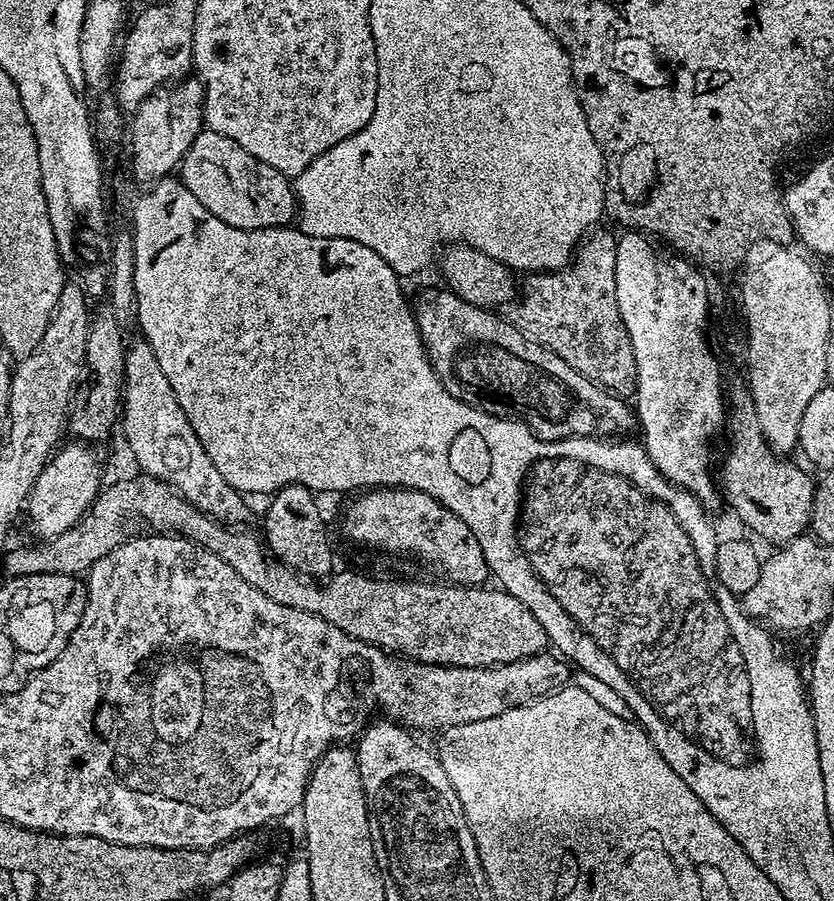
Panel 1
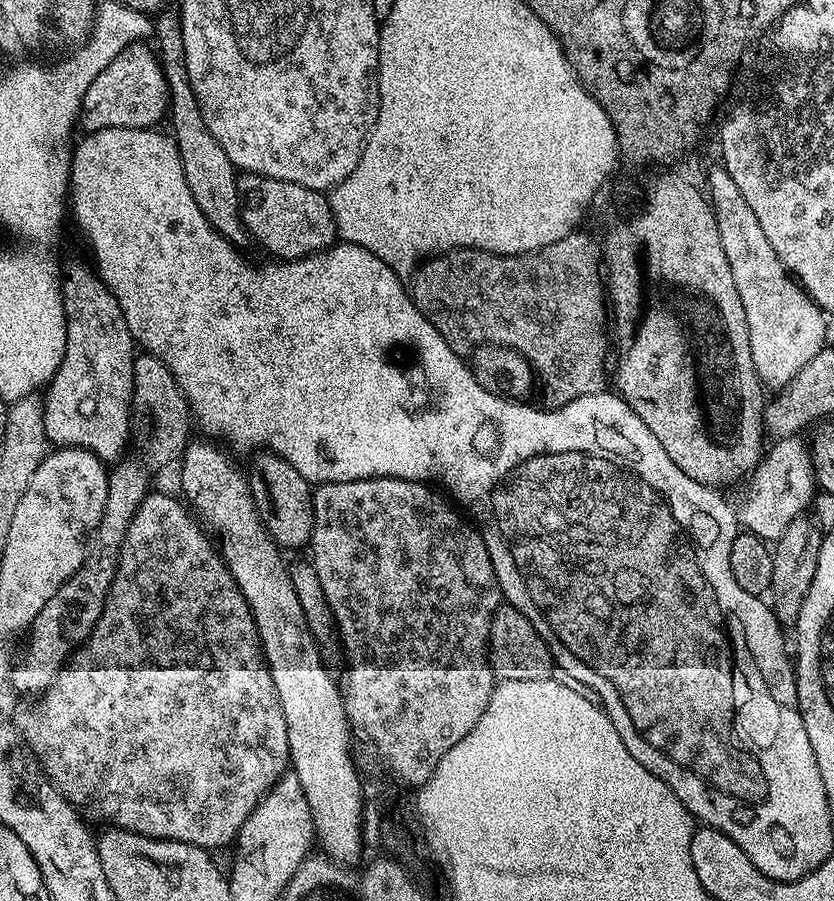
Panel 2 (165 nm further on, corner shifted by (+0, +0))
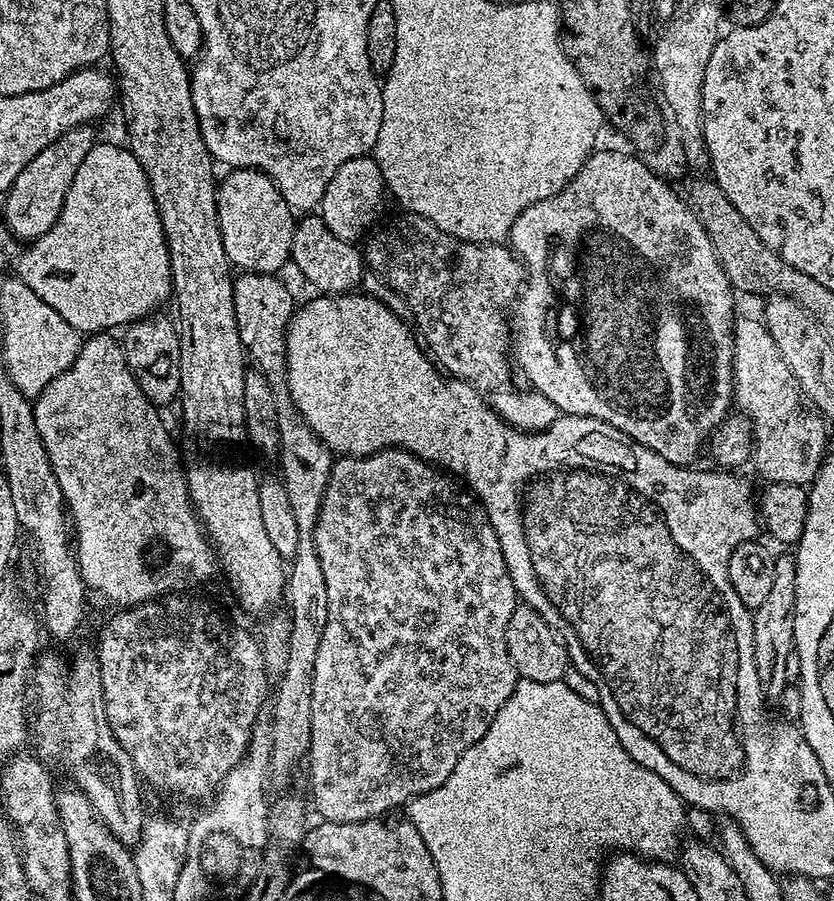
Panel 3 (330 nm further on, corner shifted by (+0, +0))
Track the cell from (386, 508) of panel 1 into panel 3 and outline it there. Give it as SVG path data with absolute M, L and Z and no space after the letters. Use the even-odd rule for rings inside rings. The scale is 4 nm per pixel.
M385 448L383 452L376 452L372 456L340 456L333 459L332 469L329 472L328 485L324 496L321 498L320 513L317 514L317 524L313 530L314 549L317 550L319 565L322 566L323 577L326 580L326 595L328 613L326 614L325 629L322 630L322 642L318 642L318 654L314 658L314 678L312 679L312 733L310 734L310 746L306 764L308 763L308 784L312 787L312 804L320 815L321 821L330 824L357 824L363 820L375 820L389 815L391 808L403 809L414 796L420 796L423 792L434 790L450 778L454 766L458 766L458 758L470 746L474 746L486 734L486 730L494 722L498 710L510 698L510 694L516 689L518 677L516 667L510 662L510 654L506 650L506 626L510 622L510 614L518 606L516 587L508 573L508 567L502 554L502 546L492 529L492 523L488 521L488 515L484 513L484 506L476 499L471 491L465 490L459 483L455 484L453 477L447 471L433 466L427 460L420 460L410 452L399 448Z

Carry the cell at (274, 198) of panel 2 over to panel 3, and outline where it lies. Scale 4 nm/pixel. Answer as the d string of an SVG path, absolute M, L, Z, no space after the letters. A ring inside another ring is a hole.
M304 214L295 221L290 260L320 294L343 294L355 289L360 275L366 272L361 249L355 243L338 238L319 214Z

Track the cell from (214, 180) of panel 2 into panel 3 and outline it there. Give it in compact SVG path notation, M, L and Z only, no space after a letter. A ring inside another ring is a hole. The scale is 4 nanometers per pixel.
M244 272L233 279L232 293L234 294L235 318L238 322L239 340L242 342L245 353L251 363L259 369L263 377L270 383L273 391L275 406L278 408L278 428L280 438L280 451L278 461L282 466L281 477L284 488L289 495L290 508L294 512L294 520L298 525L298 549L295 550L295 558L290 561L290 569L285 581L285 603L288 604L288 616L292 619L292 625L286 631L286 651L284 652L284 667L279 673L280 689L275 689L276 706L273 708L273 716L270 717L272 726L272 753L268 763L271 775L284 780L296 768L296 763L301 763L302 758L307 757L310 746L310 734L312 733L312 679L314 678L314 658L318 654L318 642L322 642L322 630L325 629L326 614L328 613L326 580L323 577L322 566L319 565L317 550L314 549L313 530L317 524L317 514L320 513L321 498L324 496L328 485L329 472L332 469L333 453L310 430L309 426L301 418L290 398L288 382L288 359L285 356L285 333L292 313L296 309L296 301L287 286L275 273L266 274L258 272Z

